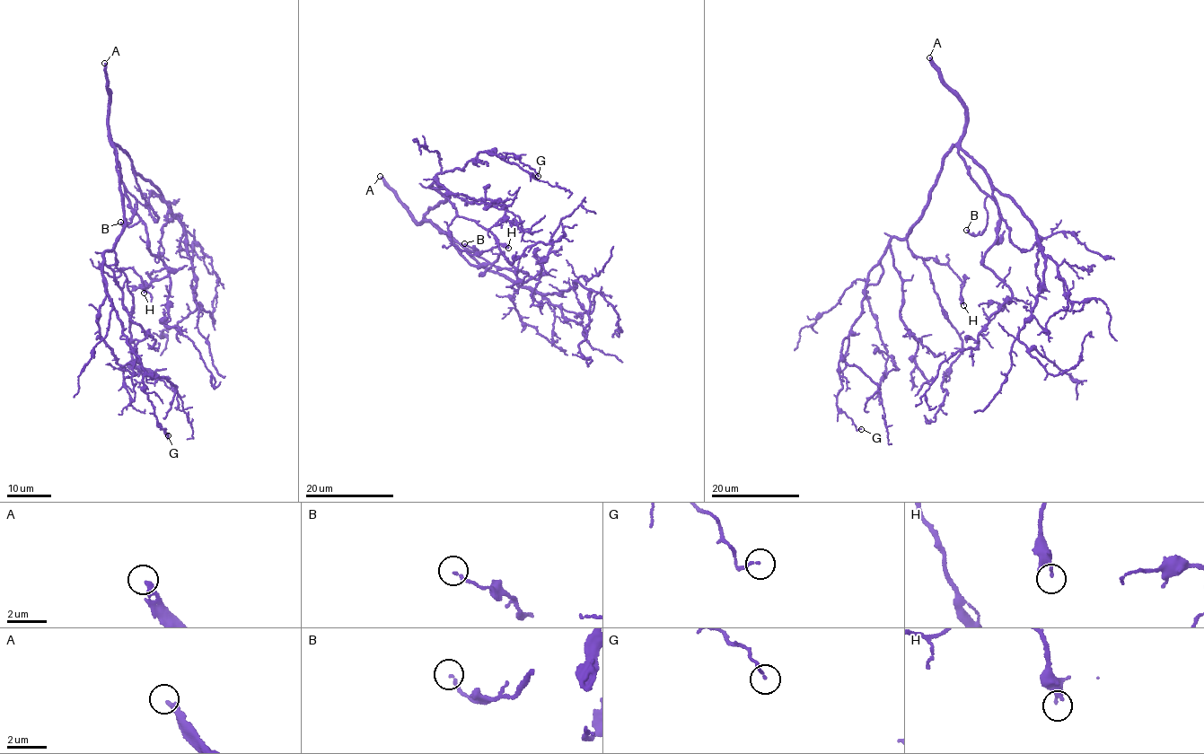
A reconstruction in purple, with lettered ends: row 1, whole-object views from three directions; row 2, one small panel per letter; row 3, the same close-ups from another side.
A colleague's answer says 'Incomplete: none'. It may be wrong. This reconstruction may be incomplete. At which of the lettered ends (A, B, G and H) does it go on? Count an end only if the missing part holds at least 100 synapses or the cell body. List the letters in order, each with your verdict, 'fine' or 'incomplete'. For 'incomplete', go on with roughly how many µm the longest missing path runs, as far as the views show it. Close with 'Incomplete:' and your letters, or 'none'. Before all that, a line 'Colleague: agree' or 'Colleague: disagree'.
Colleague: disagree
A: incomplete; about 170 µm are missing
B: fine
G: fine
H: fine
Incomplete: A

